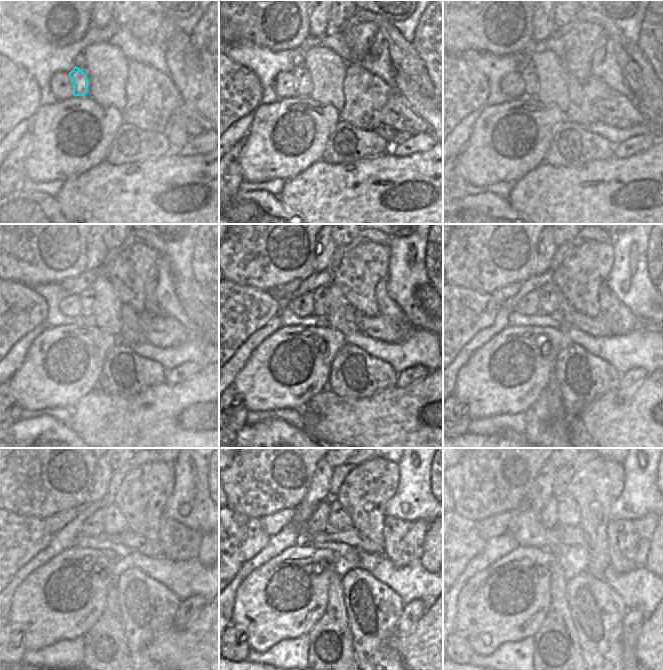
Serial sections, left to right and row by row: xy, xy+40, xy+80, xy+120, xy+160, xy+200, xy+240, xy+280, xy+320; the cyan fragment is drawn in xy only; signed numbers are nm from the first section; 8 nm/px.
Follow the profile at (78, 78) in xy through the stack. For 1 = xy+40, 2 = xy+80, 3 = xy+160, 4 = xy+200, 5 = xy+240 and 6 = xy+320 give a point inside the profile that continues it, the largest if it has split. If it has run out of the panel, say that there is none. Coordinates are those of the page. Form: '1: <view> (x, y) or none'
1: xy+40 (304, 86)
2: xy+80 (528, 74)
3: xy+160 (322, 295)
4: xy+200 (552, 302)
5: xy+240 (114, 522)
6: xy+320 (568, 513)

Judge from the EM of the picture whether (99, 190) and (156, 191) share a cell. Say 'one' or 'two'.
one

